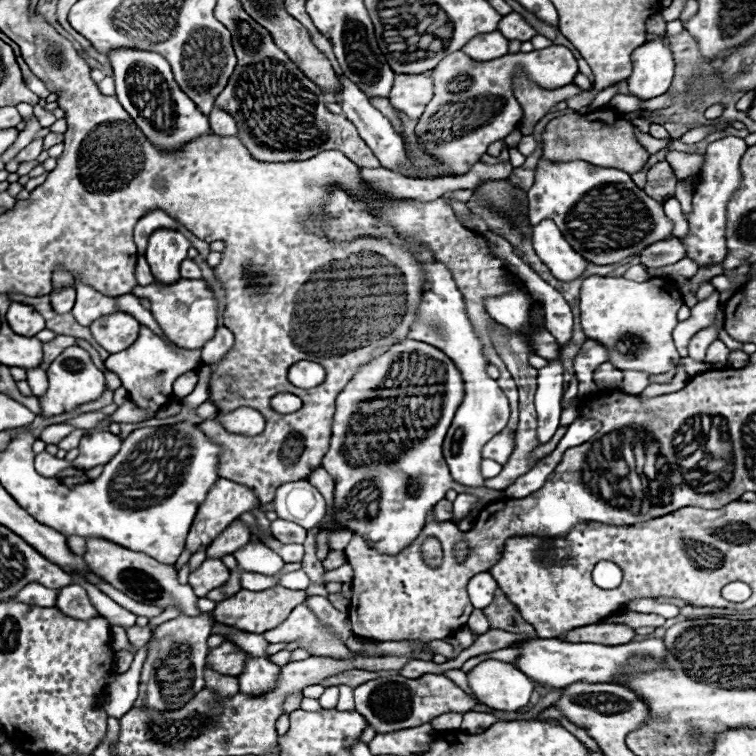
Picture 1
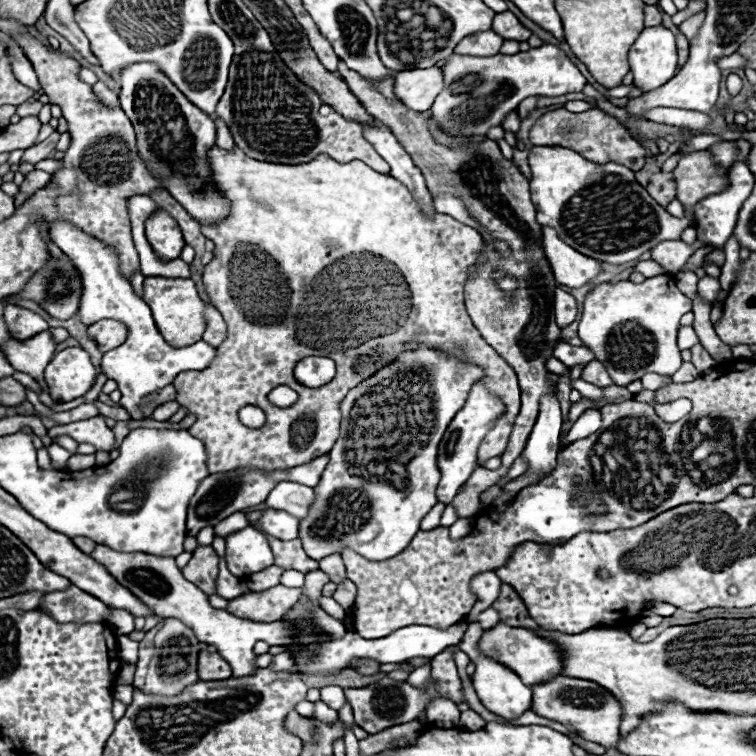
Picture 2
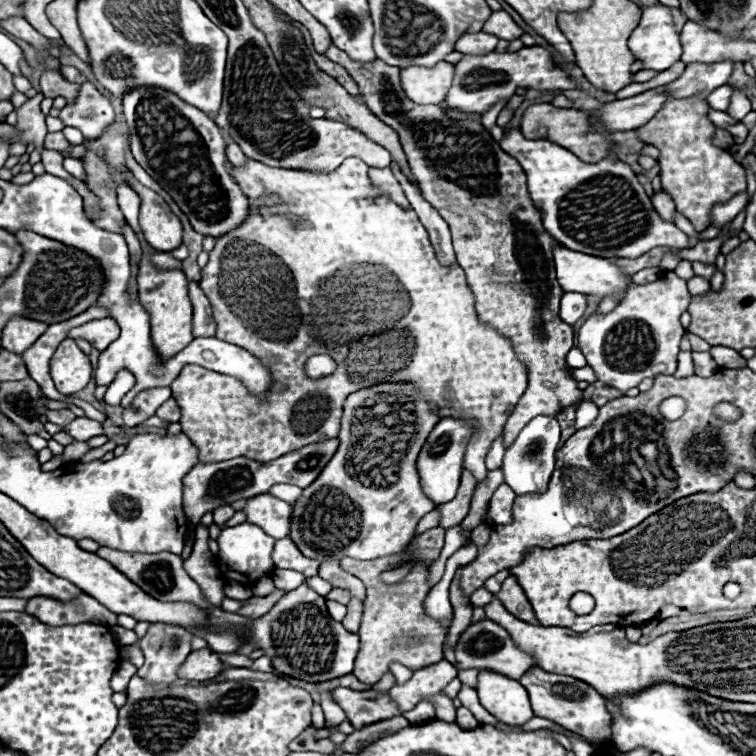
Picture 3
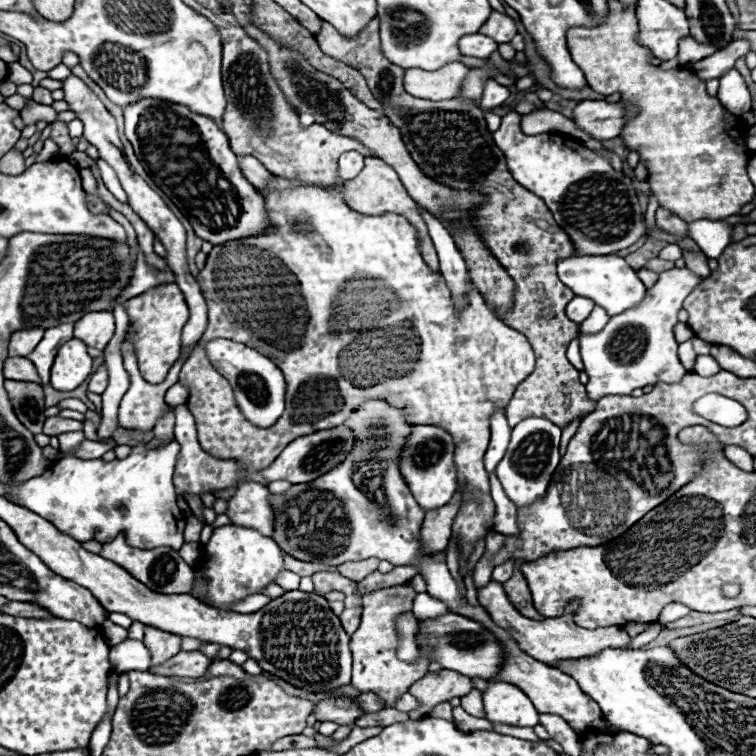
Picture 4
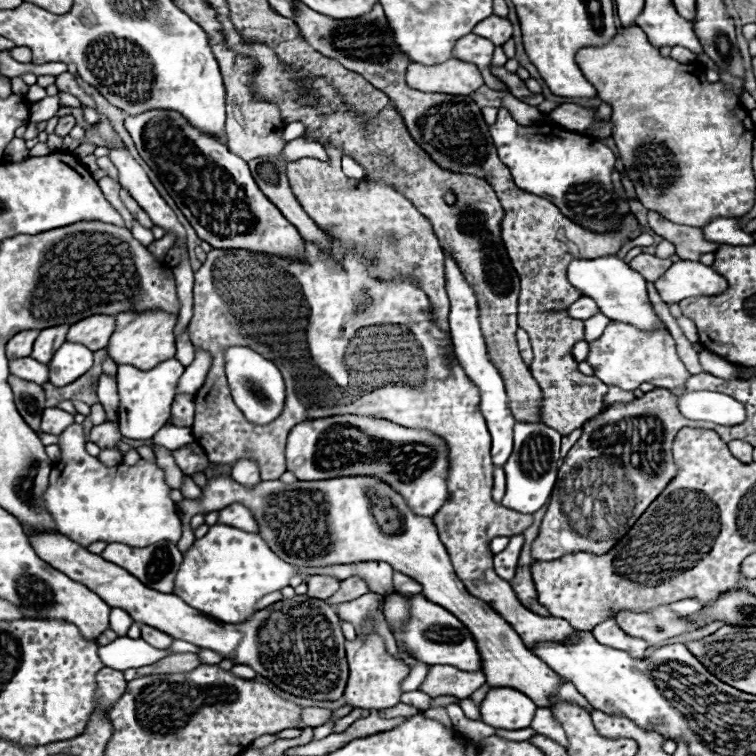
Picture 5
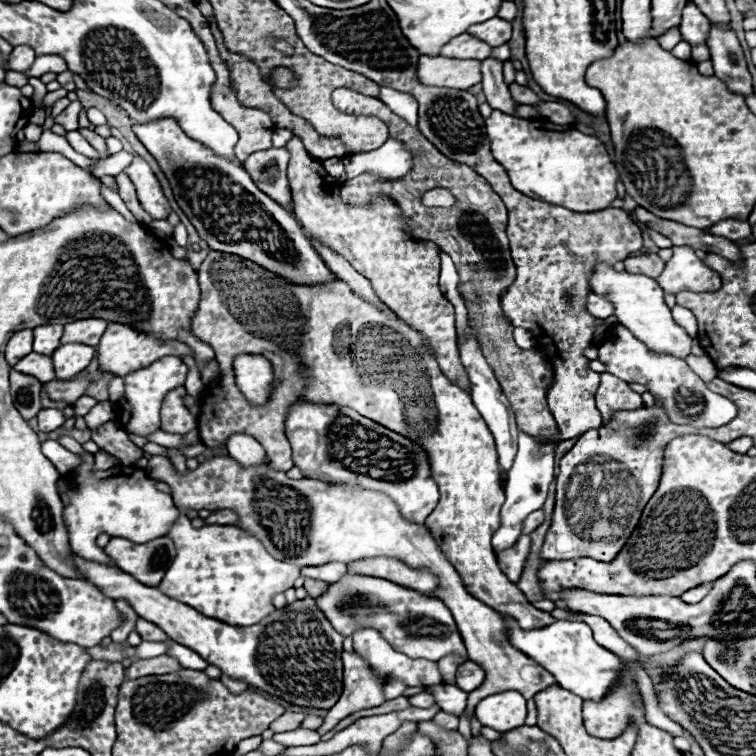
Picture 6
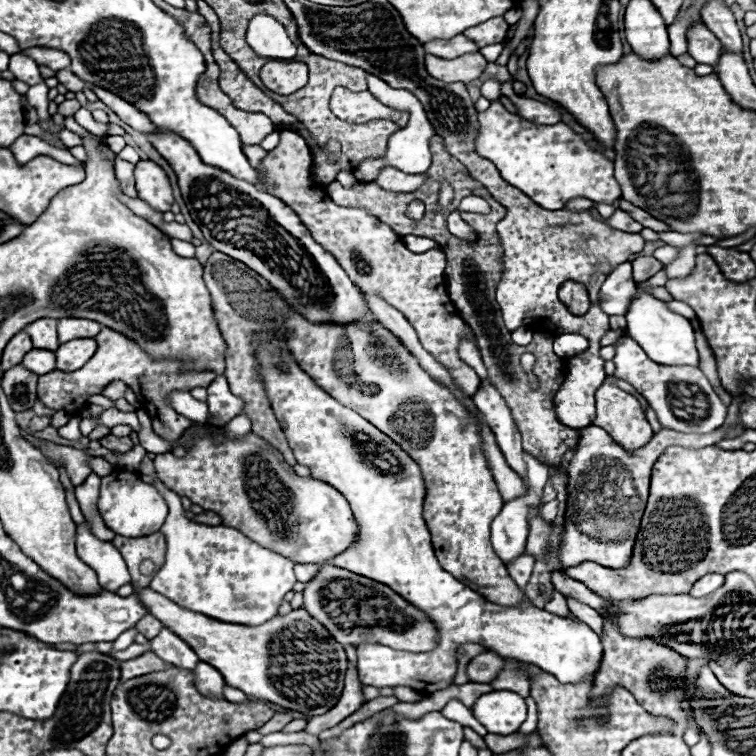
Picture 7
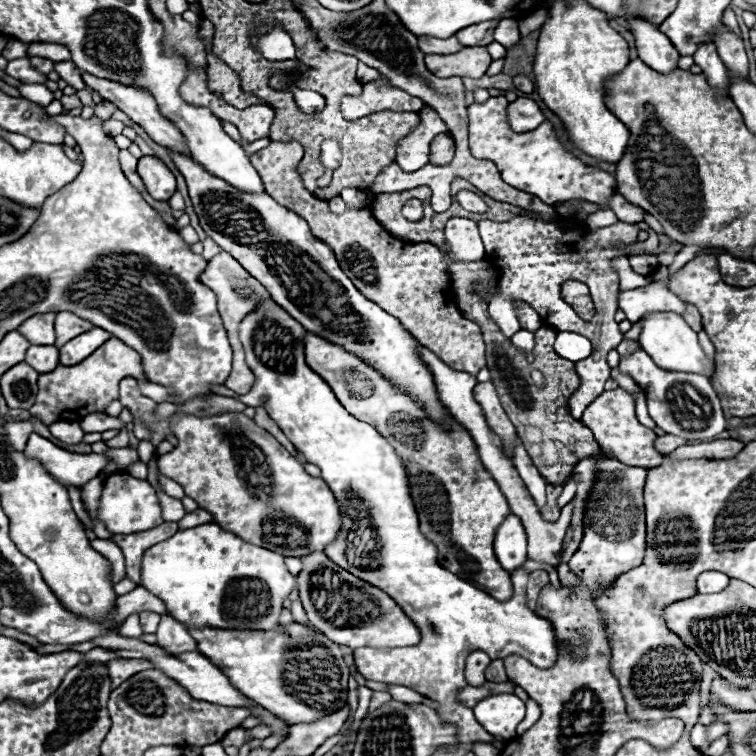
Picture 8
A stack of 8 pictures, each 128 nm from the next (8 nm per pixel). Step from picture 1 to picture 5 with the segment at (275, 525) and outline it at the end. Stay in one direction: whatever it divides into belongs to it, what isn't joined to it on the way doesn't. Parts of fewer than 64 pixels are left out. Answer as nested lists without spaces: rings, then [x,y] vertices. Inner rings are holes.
[[[238,460],[236,466],[232,468],[232,478],[240,480],[242,486],[258,486],[260,482],[260,474],[258,474],[258,466],[254,460]],[[230,504],[228,508],[220,510],[220,524],[228,524],[246,532],[258,532],[258,522],[254,514],[244,504]]]

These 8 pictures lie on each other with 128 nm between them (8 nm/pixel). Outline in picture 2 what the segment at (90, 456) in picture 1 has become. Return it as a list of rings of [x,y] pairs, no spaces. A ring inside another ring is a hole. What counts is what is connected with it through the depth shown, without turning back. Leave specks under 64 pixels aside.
[[[104,416],[70,422],[64,426],[54,426],[50,432],[64,432],[70,434],[76,442],[86,442],[96,448],[96,452],[110,452],[114,450],[114,432],[106,426]]]

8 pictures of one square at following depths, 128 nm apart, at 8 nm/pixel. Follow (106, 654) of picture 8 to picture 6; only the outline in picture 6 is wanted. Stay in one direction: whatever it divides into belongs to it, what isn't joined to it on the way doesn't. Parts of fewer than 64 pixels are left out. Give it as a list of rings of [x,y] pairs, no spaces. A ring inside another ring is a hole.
[[[142,642],[140,646],[136,646],[136,654],[138,654],[138,658],[156,658],[156,656],[166,654],[166,644],[164,642],[160,642],[160,644]]]

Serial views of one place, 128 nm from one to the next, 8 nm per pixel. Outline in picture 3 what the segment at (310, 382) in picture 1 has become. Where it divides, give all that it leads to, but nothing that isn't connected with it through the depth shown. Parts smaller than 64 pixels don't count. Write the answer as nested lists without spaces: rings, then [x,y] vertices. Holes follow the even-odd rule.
[[[316,354],[312,356],[308,362],[306,362],[306,374],[312,378],[312,380],[318,380],[318,378],[324,378],[328,374],[332,374],[336,370],[336,362],[326,356],[326,354]]]

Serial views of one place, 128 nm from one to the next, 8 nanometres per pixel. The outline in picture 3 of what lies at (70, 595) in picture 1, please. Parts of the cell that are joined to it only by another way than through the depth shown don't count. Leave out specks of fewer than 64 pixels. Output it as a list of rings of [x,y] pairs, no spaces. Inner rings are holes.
[[[78,594],[74,602],[54,602],[54,598],[30,598],[26,612],[38,616],[42,622],[50,626],[84,624],[84,622],[114,626],[118,616],[106,610],[106,606],[102,606],[88,594]]]

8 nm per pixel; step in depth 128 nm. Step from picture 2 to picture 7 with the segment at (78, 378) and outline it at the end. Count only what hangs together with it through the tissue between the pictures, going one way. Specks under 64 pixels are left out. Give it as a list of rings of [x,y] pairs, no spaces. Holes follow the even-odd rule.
[[[76,338],[66,344],[60,344],[56,350],[56,370],[74,372],[80,370],[96,352],[94,338]]]

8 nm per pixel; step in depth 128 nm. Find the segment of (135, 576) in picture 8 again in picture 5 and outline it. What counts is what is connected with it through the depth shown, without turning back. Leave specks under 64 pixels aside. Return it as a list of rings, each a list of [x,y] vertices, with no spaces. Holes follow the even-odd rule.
[[[168,540],[154,542],[144,548],[112,542],[100,556],[122,566],[148,588],[158,592],[174,590],[174,578],[178,574],[178,566],[182,566],[182,554],[178,552],[176,544]]]

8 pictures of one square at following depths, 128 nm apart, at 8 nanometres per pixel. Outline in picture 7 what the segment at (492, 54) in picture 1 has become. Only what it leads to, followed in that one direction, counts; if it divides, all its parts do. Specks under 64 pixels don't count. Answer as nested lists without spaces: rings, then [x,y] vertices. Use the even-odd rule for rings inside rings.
[[[460,34],[450,40],[428,42],[428,44],[424,44],[424,50],[426,50],[426,54],[434,54],[438,58],[458,58],[458,54],[470,54],[480,48],[474,46],[474,42],[470,42],[470,38]]]

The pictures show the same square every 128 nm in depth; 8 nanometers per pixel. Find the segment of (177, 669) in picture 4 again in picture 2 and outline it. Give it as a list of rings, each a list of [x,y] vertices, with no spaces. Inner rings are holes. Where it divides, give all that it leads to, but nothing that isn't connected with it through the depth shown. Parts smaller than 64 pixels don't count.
[[[208,646],[206,650],[200,652],[198,658],[198,674],[202,680],[222,680],[232,676],[230,664],[214,650],[214,646]]]

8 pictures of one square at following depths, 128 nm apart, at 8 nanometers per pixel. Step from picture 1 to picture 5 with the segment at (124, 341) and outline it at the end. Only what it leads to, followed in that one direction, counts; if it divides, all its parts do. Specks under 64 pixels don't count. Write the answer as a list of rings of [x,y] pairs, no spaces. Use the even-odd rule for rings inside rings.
[[[96,314],[90,318],[84,318],[70,326],[66,340],[68,342],[82,342],[90,350],[102,350],[108,346],[110,336],[114,334],[114,316]]]

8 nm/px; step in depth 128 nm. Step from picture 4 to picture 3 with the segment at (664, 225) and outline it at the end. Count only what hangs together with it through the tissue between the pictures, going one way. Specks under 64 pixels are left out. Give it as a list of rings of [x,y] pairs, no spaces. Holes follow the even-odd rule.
[[[658,190],[656,194],[652,194],[652,204],[654,204],[656,212],[658,212],[666,222],[672,222],[672,216],[674,216],[676,208],[674,208],[672,198],[670,198],[664,190]]]

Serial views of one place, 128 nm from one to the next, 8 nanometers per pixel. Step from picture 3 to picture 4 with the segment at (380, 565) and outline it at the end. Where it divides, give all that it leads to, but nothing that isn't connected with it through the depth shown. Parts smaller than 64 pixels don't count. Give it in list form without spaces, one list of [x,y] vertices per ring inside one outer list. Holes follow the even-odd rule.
[[[368,558],[362,562],[344,562],[342,566],[338,566],[338,572],[350,580],[364,580],[366,576],[378,570],[378,564],[380,564],[378,558]],[[410,584],[392,586],[392,588],[386,588],[386,590],[374,590],[374,594],[364,594],[362,596],[362,604],[364,604],[362,622],[360,622],[360,628],[352,634],[352,640],[350,640],[352,658],[354,658],[352,686],[356,686],[362,694],[366,694],[366,692],[378,694],[380,700],[384,702],[384,708],[392,708],[396,698],[400,694],[404,694],[418,678],[422,678],[428,672],[428,664],[432,662],[428,658],[430,654],[422,648],[418,638],[416,638],[418,660],[414,664],[402,662],[396,656],[396,648],[398,648],[396,620],[402,614],[412,612],[414,598],[416,598],[416,590]]]

